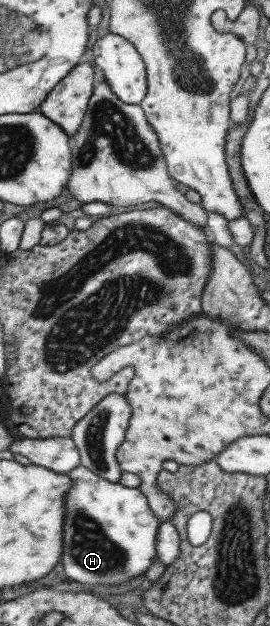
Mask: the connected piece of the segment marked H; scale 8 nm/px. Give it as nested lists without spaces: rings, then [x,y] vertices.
[[[84,465],[69,472],[68,476],[74,482],[66,496],[67,522],[63,554],[63,568],[69,579],[83,584],[115,586],[147,574],[153,560],[158,558],[157,535],[162,522],[148,503],[144,491],[140,488],[127,488],[120,482],[111,482]]]

